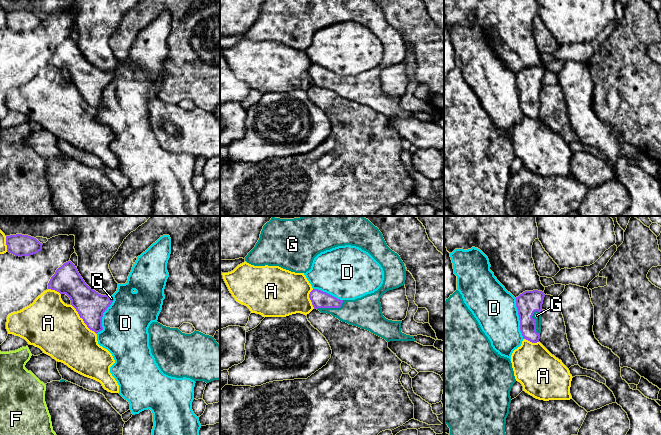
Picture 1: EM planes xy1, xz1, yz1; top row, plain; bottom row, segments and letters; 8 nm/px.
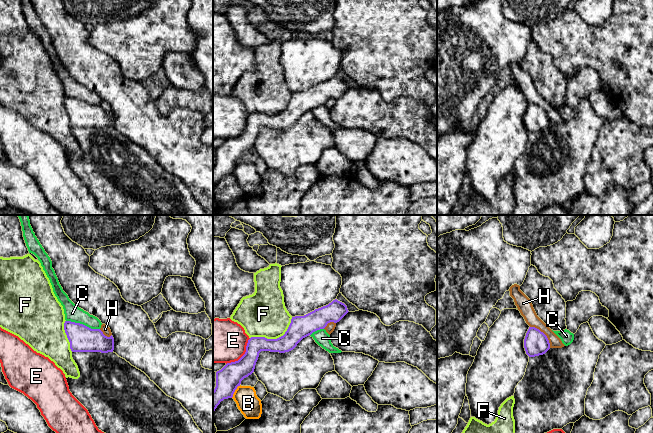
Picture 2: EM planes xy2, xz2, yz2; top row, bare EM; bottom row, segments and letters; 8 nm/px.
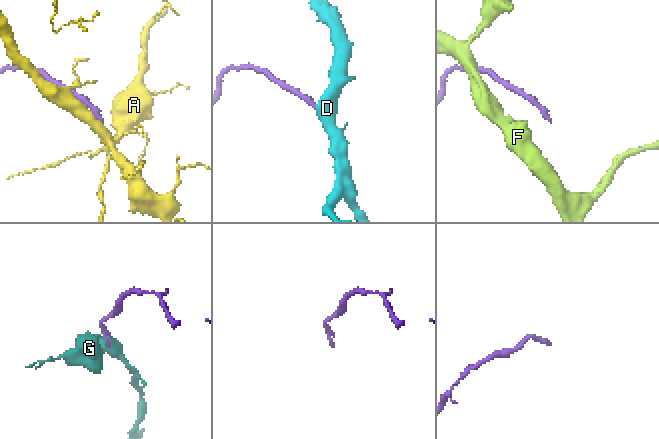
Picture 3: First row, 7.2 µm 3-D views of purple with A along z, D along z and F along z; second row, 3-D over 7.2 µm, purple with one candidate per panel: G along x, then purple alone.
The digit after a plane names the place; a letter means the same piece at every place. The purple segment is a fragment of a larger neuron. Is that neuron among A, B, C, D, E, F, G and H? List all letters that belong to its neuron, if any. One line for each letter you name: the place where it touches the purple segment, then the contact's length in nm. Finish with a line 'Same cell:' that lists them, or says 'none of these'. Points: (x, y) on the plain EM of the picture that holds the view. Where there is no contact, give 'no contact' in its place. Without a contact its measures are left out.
G: contact yz1 (535, 98); length 190 nm
Same cell: G

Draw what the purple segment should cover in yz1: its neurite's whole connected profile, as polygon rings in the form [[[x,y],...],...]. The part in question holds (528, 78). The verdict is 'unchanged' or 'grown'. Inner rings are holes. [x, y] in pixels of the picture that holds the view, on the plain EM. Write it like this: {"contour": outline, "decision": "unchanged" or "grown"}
{"contour": [[[525,67],[516,73],[516,83],[523,115],[539,118],[541,109],[541,89],[545,70],[542,67]]], "decision": "grown"}

